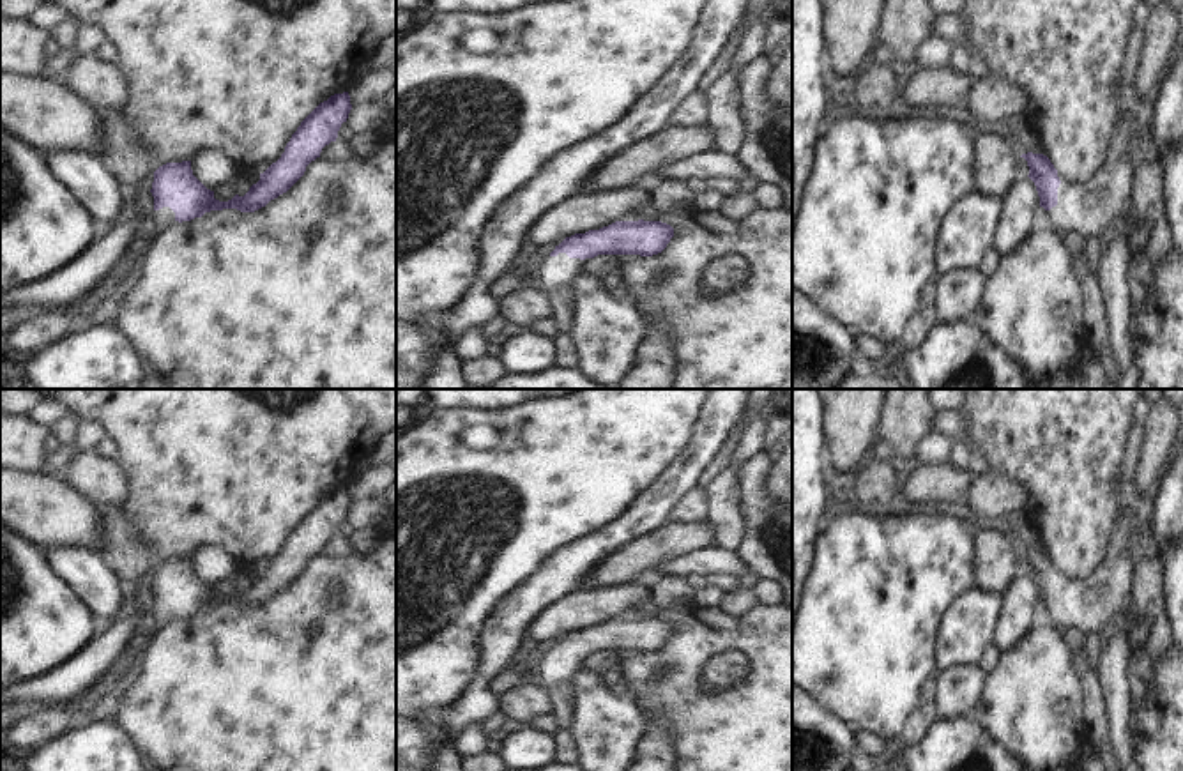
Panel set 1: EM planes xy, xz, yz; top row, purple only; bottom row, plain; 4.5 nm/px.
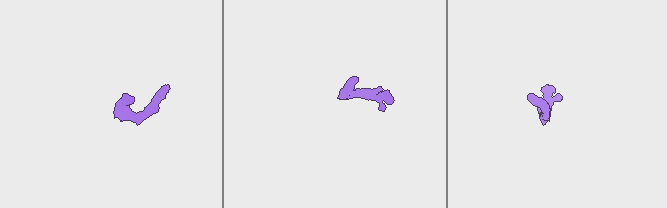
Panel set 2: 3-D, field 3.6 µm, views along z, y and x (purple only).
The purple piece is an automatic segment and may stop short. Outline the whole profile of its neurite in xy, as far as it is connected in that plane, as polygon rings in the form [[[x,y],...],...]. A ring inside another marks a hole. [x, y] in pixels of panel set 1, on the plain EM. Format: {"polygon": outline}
{"polygon": [[[348,488],[334,490],[320,499],[297,523],[281,553],[272,559],[260,576],[244,592],[235,591],[228,598],[214,594],[191,566],[191,557],[166,559],[154,568],[152,592],[154,614],[164,622],[173,617],[191,617],[210,607],[237,605],[255,608],[271,596],[286,589],[306,568],[306,562],[320,553],[352,506]]]}

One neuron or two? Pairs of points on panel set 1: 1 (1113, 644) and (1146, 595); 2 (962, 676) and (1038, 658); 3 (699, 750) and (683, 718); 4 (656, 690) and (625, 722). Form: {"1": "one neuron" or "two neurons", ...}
{"1": "two neurons", "2": "two neurons", "3": "one neuron", "4": "two neurons"}

